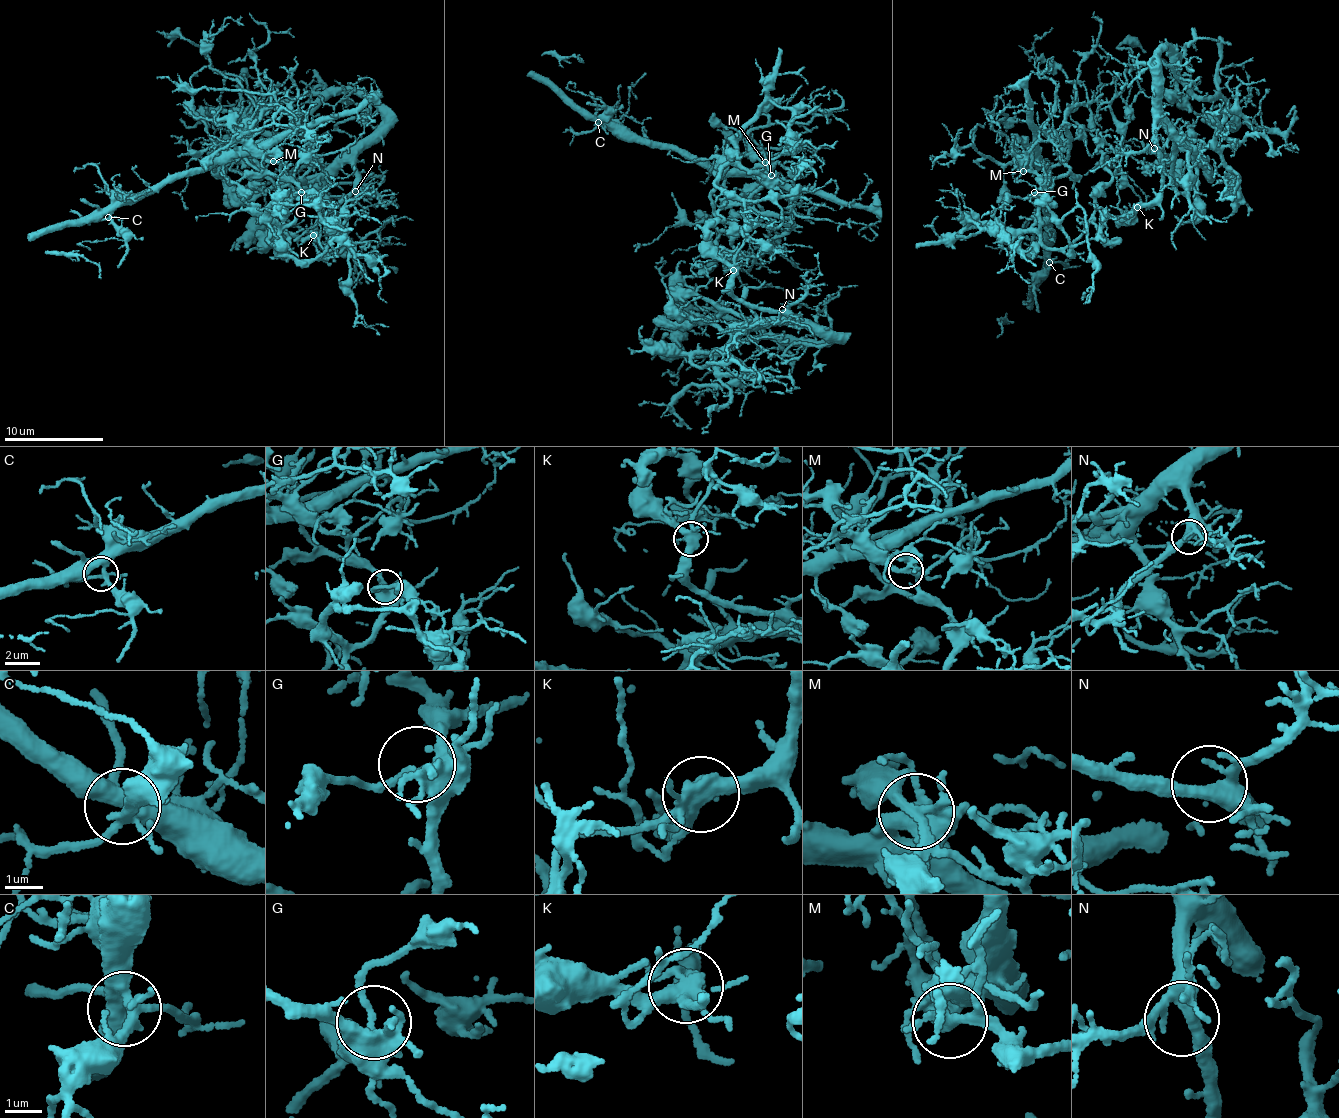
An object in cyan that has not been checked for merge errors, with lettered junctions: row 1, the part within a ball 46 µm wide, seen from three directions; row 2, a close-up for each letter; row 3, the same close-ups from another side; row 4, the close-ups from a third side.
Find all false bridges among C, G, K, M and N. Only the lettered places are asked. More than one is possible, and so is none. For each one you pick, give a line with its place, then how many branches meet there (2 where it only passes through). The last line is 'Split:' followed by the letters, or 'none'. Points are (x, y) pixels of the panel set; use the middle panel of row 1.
K: (733, 270) | 6
M: (765, 162) | 5
Split: K, M

